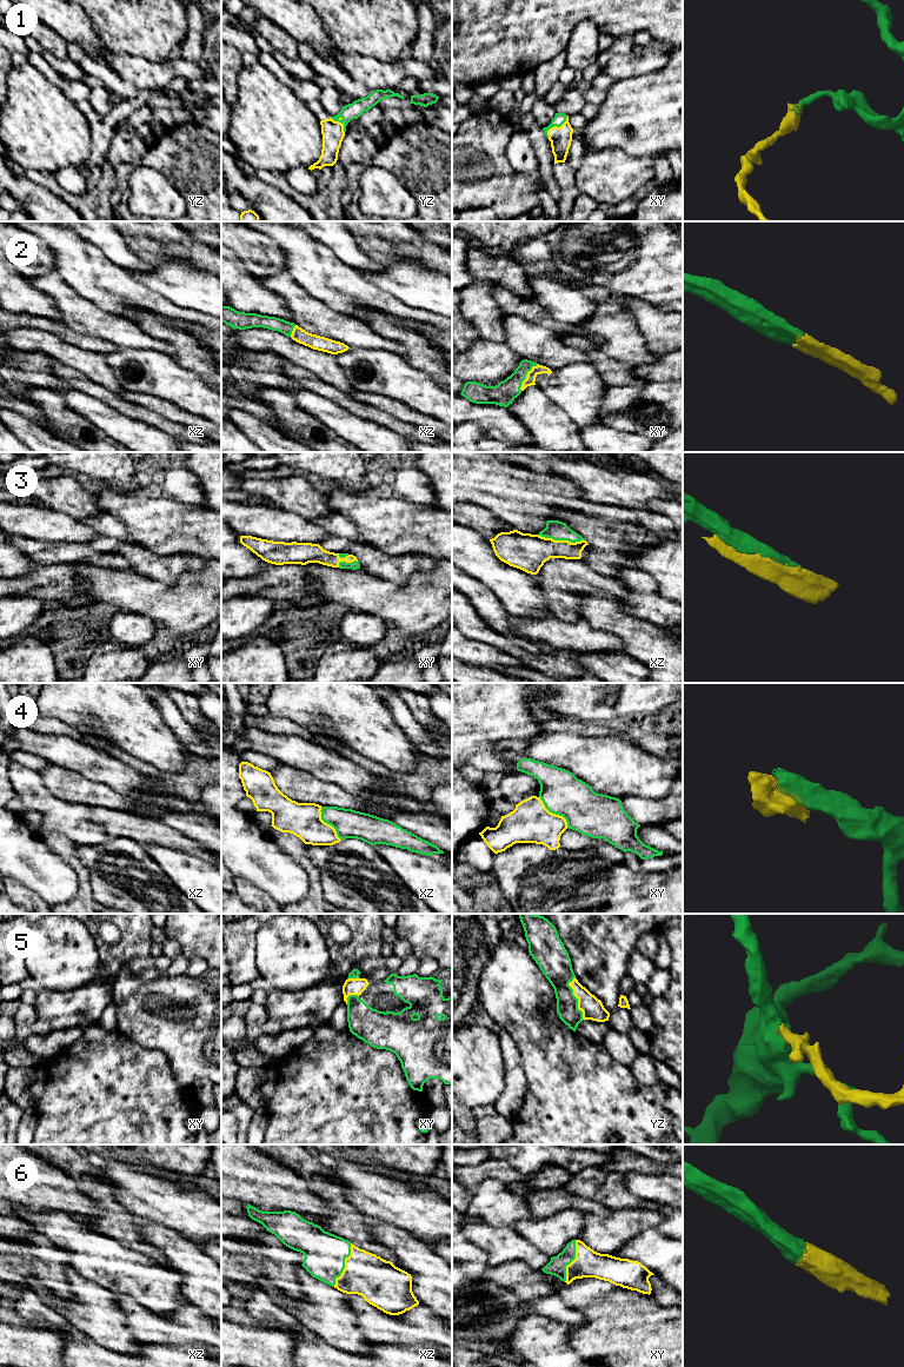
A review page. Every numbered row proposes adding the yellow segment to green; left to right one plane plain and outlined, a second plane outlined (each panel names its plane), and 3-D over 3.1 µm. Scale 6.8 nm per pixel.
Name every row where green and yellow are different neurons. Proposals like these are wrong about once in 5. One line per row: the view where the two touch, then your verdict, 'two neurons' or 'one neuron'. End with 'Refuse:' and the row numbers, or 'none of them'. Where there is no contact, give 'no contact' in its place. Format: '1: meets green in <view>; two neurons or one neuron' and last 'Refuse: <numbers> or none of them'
1: meets green in xy; one neuron
2: meets green in xy; one neuron
3: meets green in xz; one neuron
4: meets green in xy; two neurons
5: meets green in yz; one neuron
6: meets green in xz; one neuron
Refuse: 4

